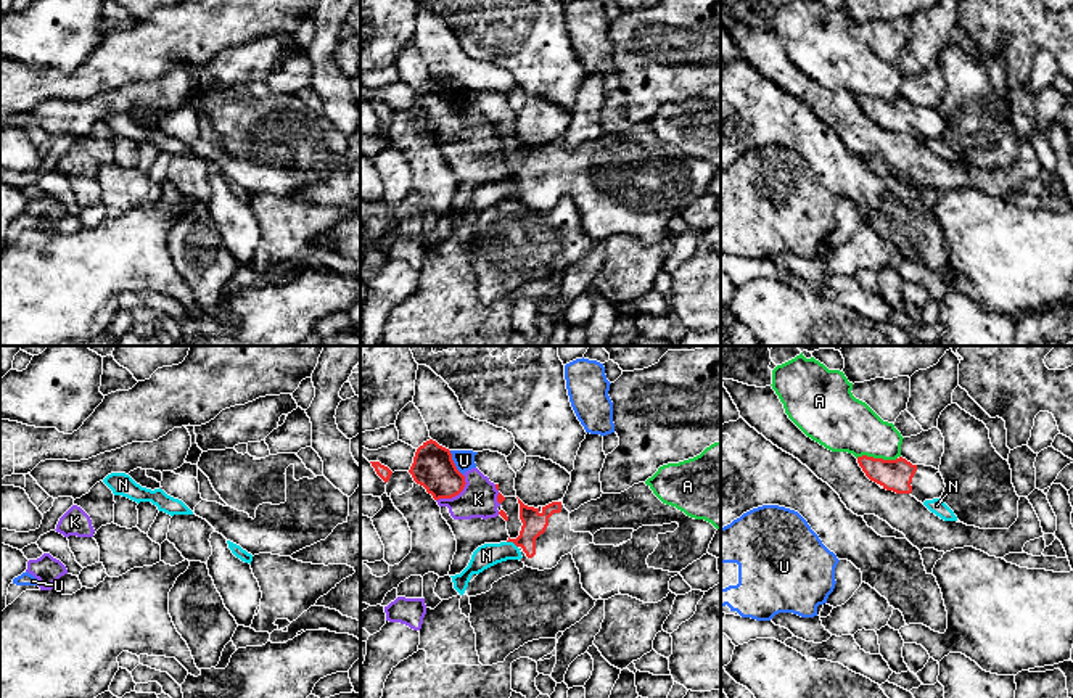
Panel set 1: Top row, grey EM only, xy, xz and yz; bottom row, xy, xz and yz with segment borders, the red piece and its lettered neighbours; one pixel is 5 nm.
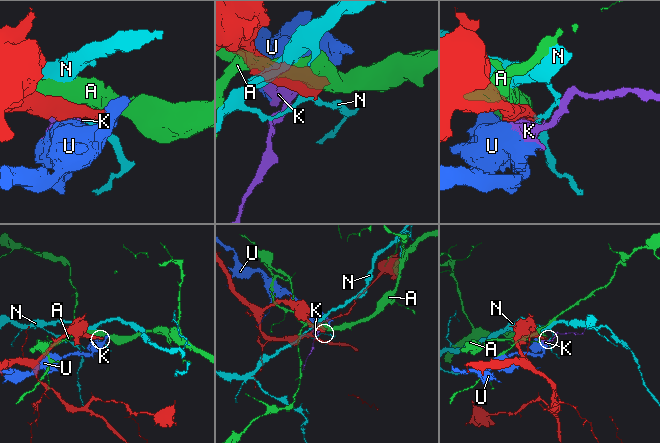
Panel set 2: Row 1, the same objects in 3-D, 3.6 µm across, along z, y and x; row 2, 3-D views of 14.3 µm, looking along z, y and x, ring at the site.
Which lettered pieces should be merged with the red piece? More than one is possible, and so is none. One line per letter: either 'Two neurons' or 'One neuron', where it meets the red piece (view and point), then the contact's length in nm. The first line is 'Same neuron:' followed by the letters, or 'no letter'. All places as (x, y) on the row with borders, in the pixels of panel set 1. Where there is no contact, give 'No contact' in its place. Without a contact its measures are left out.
Same neuron: no letter
A: Two neurons. Touches red at yz (877, 459). Shared border 200 nm
K: Two neurons. Touches red at xz (456, 494). Shared border 200 nm
N: Two neurons. Touches red at xz (512, 541). Shared border 70 nm
U: Two neurons. Touches red at xz (454, 463). Shared border 140 nm

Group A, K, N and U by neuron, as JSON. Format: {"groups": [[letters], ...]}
{"groups": [["A"], ["K", "U"], ["N"]]}

